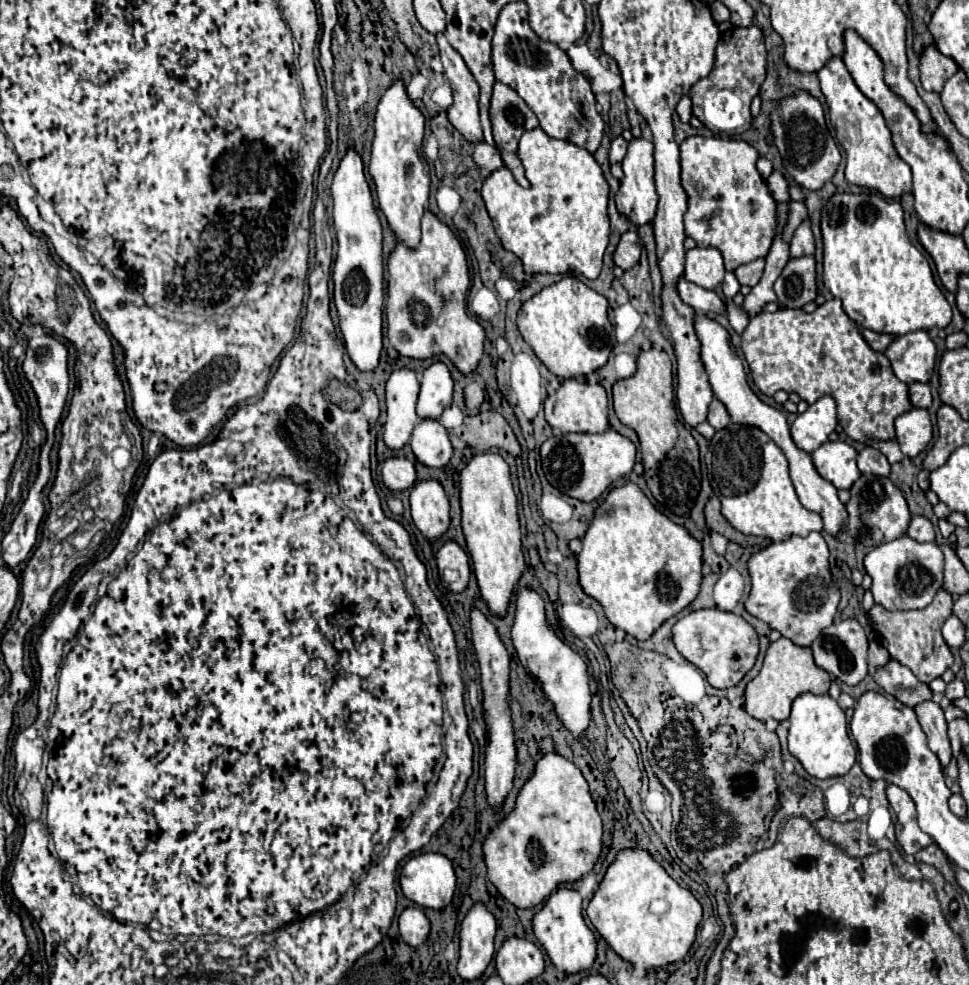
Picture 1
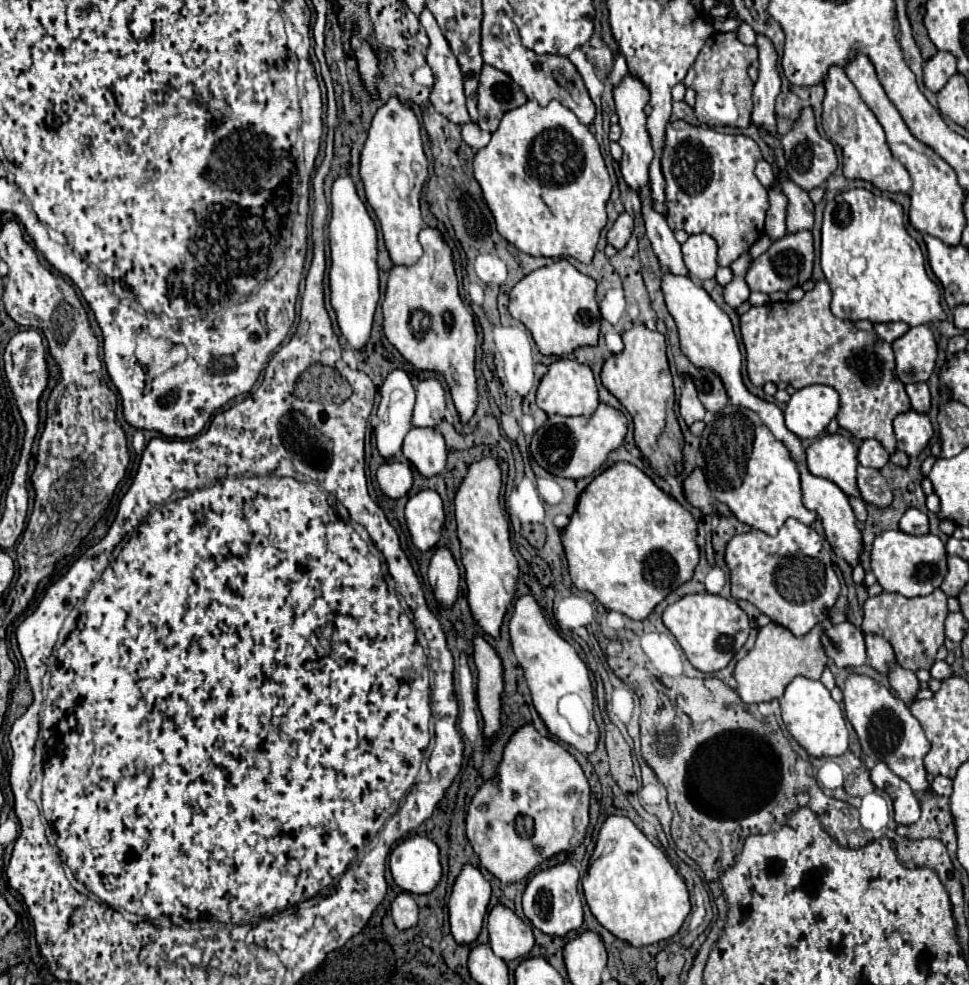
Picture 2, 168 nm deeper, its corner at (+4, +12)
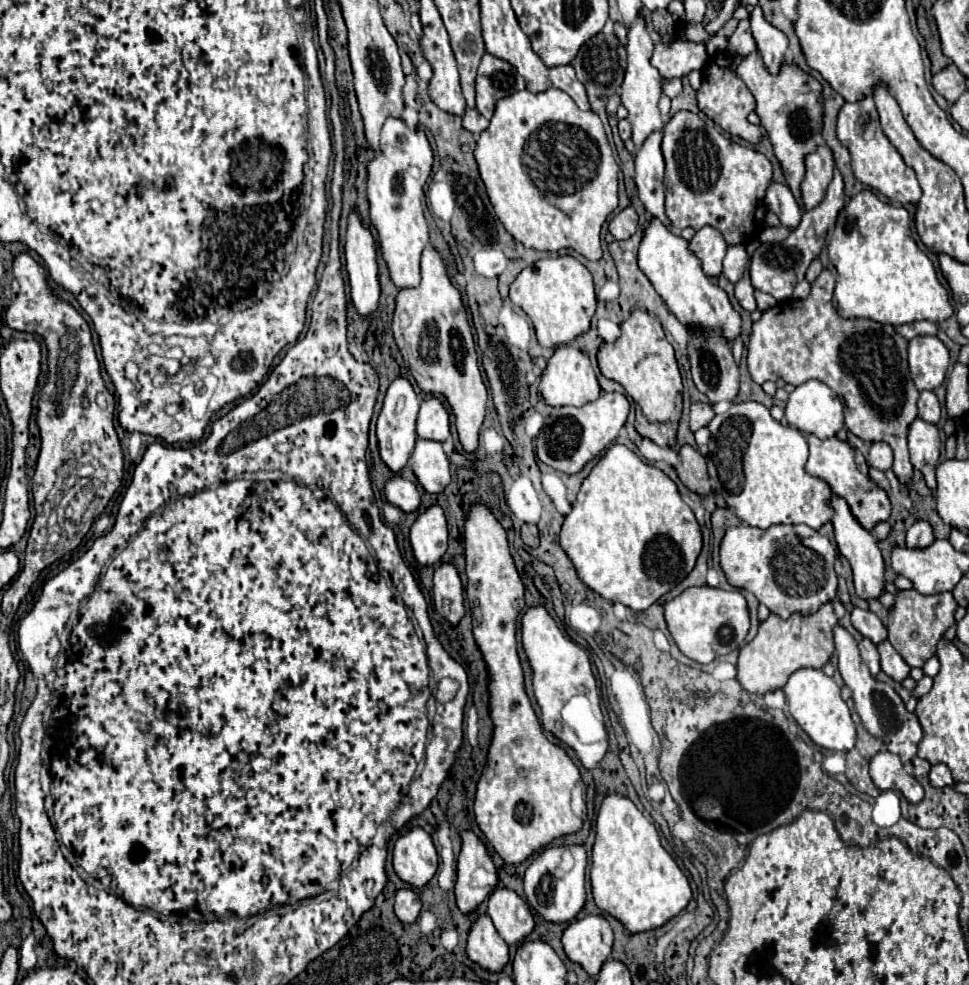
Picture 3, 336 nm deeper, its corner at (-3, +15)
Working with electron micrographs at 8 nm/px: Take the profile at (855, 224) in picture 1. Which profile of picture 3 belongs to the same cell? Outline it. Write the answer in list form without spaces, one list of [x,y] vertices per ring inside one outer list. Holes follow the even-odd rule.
[[[865,189],[851,197],[845,207],[839,211],[837,221],[831,229],[831,241],[829,241],[829,261],[837,269],[837,285],[833,303],[841,317],[853,319],[853,317],[865,317],[873,319],[877,323],[889,323],[893,327],[913,321],[933,321],[941,323],[953,315],[953,307],[949,305],[947,289],[939,283],[931,259],[925,255],[925,251],[919,249],[917,241],[913,239],[913,233],[909,229],[909,213],[903,207],[893,207],[885,201],[881,201],[871,189]]]

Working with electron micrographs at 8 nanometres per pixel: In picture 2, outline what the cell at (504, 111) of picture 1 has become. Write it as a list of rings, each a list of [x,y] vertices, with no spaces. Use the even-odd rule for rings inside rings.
[[[484,64],[478,84],[478,126],[494,132],[502,116],[526,102],[522,88],[502,70]]]

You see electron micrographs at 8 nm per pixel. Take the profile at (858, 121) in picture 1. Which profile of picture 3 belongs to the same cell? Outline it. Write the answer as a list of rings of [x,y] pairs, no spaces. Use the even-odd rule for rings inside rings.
[[[863,97],[855,103],[843,103],[837,115],[837,137],[851,153],[851,167],[857,181],[877,189],[885,197],[899,203],[917,203],[921,199],[921,187],[917,183],[915,171],[903,161],[899,151],[891,145],[891,141],[883,133],[871,97]]]

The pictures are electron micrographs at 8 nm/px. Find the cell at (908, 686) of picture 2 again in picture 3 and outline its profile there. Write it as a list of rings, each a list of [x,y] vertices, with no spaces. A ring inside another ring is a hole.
[[[883,641],[881,645],[877,645],[877,649],[879,649],[879,655],[881,655],[881,669],[889,675],[889,677],[893,677],[895,681],[903,681],[903,679],[907,679],[909,677],[909,671],[911,671],[911,667],[903,661],[903,657],[889,645],[889,641]]]

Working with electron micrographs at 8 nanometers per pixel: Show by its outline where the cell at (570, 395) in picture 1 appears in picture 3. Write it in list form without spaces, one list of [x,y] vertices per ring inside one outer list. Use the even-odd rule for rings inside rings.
[[[561,345],[555,349],[553,357],[547,361],[547,367],[545,367],[541,383],[539,383],[539,393],[551,407],[565,407],[565,405],[583,407],[587,403],[593,403],[599,399],[601,387],[595,377],[589,357],[571,345]]]

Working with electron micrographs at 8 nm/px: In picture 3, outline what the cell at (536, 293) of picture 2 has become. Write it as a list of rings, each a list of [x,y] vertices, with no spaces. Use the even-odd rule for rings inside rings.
[[[559,255],[535,261],[525,267],[511,283],[509,297],[533,321],[537,339],[543,347],[567,345],[591,329],[591,319],[597,309],[595,283],[589,269],[571,255]]]

